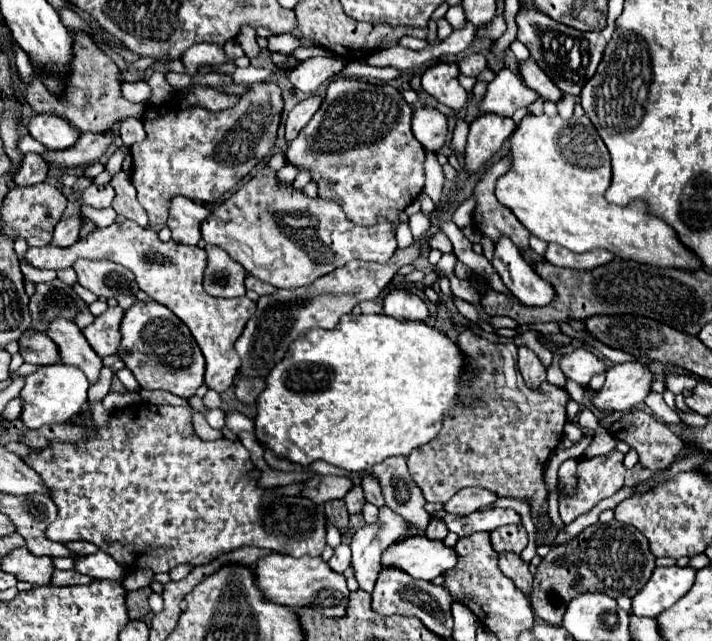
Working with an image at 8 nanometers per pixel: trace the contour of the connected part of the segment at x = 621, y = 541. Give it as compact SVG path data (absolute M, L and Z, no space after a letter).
M595 523L581 531L573 541L555 545L541 559L535 573L535 593L531 595L531 605L535 615L551 625L561 625L567 601L575 593L607 593L617 599L619 595L635 597L639 589L649 581L655 569L655 555L651 555L647 539L633 525L619 523Z

